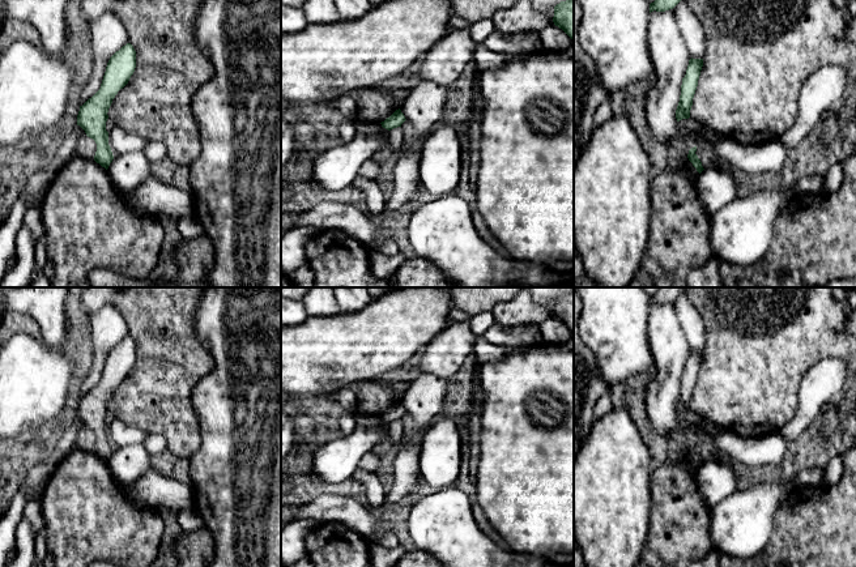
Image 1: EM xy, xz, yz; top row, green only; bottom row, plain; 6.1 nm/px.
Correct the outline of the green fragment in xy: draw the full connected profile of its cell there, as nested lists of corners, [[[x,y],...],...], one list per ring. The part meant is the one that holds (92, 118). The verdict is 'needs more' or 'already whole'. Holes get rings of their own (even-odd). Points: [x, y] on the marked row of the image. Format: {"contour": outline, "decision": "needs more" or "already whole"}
{"contour": [[[127,43],[110,57],[99,90],[80,106],[77,115],[77,125],[97,144],[94,161],[106,170],[114,159],[106,131],[107,112],[118,91],[128,84],[135,68],[136,51]]], "decision": "already whole"}

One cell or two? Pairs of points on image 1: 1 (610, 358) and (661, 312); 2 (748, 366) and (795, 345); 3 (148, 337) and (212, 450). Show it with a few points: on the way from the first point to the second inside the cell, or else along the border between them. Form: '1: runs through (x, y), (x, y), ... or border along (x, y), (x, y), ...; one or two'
1: border along (648, 306), (648, 348), (652, 356); two
2: runs through (759, 354), (769, 345), (783, 345); one
3: border along (191, 397), (200, 434), (200, 447), (191, 457); two

